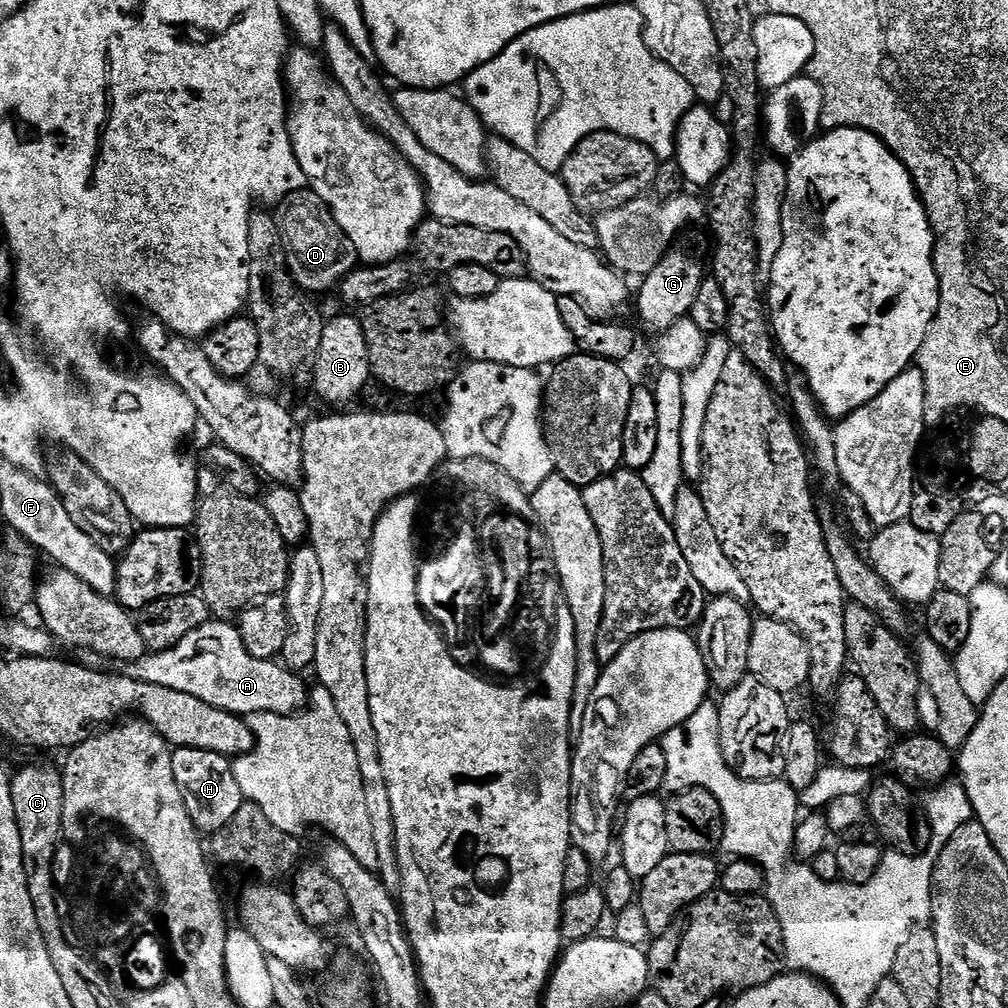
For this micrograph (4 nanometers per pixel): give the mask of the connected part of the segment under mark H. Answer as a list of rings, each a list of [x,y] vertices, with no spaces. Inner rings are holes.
[[[178,748],[173,751],[172,761],[174,778],[182,790],[186,810],[196,823],[197,829],[204,834],[221,832],[230,822],[230,818],[234,818],[234,814],[238,814],[238,810],[246,802],[238,786],[238,778],[234,778],[232,760],[210,750]]]

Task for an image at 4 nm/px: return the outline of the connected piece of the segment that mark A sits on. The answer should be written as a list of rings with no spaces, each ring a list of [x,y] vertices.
[[[215,618],[186,634],[178,646],[143,656],[131,665],[130,675],[154,686],[170,686],[170,690],[194,694],[194,698],[202,698],[202,702],[210,706],[245,718],[257,716],[259,712],[291,716],[301,711],[310,700],[309,685],[304,685],[297,673],[289,672],[276,660],[254,658],[242,642],[239,627]]]

